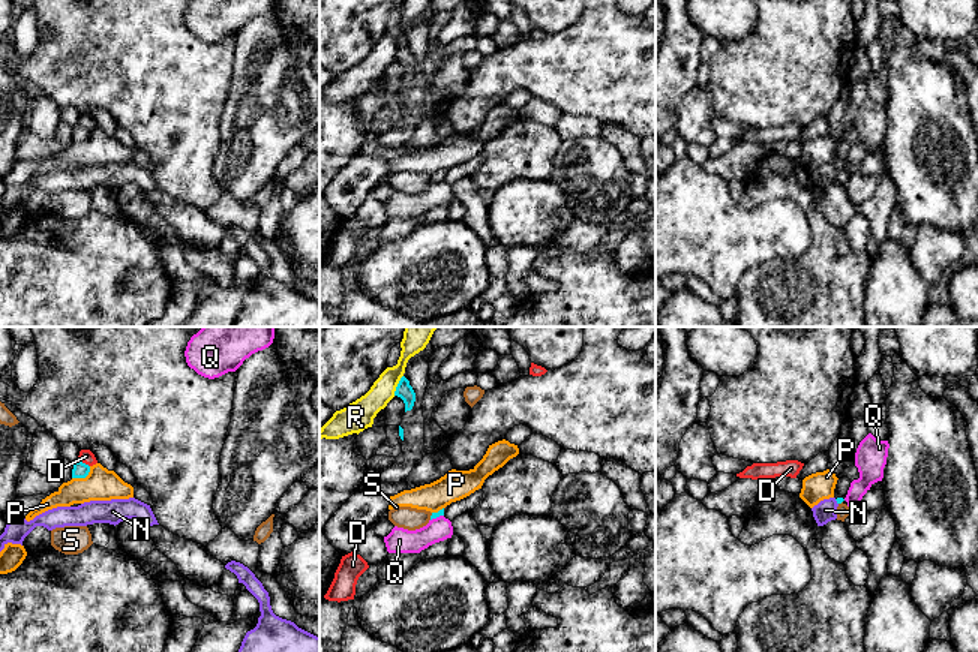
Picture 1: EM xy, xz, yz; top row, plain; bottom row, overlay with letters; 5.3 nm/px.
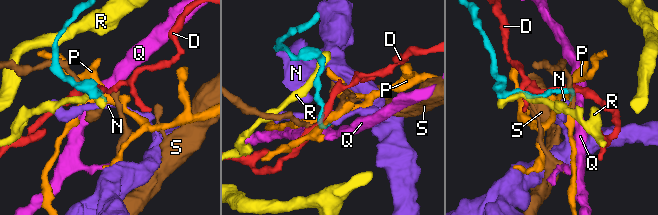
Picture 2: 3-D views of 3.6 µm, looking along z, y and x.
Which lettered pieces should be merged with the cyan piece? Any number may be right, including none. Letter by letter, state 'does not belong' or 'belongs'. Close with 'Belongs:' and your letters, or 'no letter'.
D: does not belong
N: does not belong
P: does not belong
Q: does not belong
R: does not belong
S: does not belong
Belongs: no letter

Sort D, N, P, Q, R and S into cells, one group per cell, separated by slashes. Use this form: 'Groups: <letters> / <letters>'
Groups: D / N / P / Q / R / S

